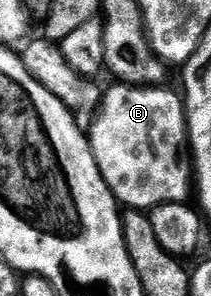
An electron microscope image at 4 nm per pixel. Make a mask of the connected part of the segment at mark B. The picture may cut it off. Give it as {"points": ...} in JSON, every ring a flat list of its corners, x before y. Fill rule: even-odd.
{"points":[[122,82,112,83,112,88,102,93,101,107,94,113,95,125,89,128,89,139,91,141,91,149,93,150,93,158,97,158,97,166,101,170,101,174,105,178,105,182,109,186,111,193,115,195,120,205,140,210,152,210,161,206,163,203,184,203,188,199,186,197,193,192,193,161,189,151,189,137,187,134,187,105,184,97,178,91,170,92,167,86,144,86,141,84,125,84]]}

